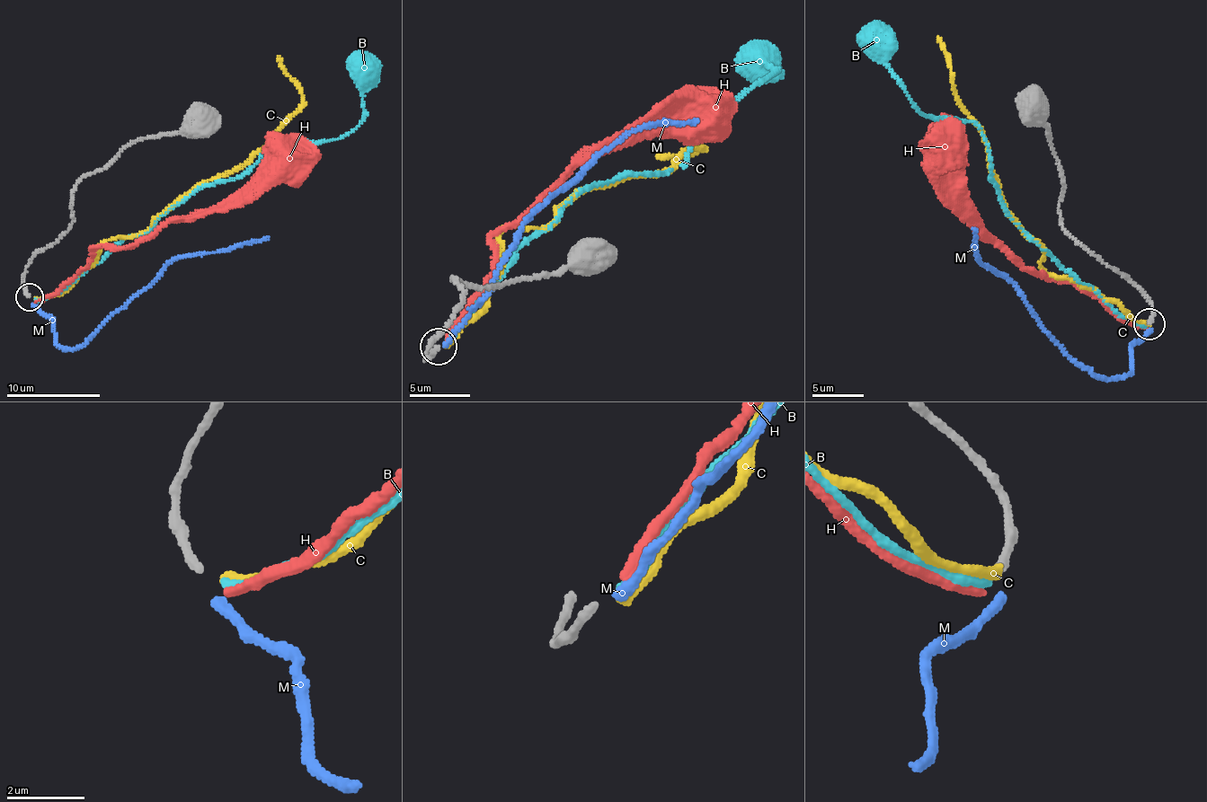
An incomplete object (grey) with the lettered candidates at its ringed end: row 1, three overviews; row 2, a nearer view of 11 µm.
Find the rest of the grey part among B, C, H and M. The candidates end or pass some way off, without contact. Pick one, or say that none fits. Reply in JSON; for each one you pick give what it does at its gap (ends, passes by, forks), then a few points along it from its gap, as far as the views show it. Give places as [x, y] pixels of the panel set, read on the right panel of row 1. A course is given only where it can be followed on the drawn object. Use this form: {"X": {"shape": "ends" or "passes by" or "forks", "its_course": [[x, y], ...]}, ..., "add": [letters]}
{"add": []}

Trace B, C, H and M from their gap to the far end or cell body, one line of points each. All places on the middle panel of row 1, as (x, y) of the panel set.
B: (446, 342), (558, 209), (594, 186), (685, 162), (774, 74), (765, 65), (758, 75), (758, 61)
C: (445, 347), (483, 308), (499, 234), (542, 228), (580, 191), (700, 147), (656, 155)
H: (447, 340), (492, 271), (491, 237), (521, 218), (557, 181), (605, 152), (651, 137), (673, 136), (693, 127)
M: (443, 343), (479, 302), (501, 268), (524, 217), (590, 163), (638, 129), (697, 118)

